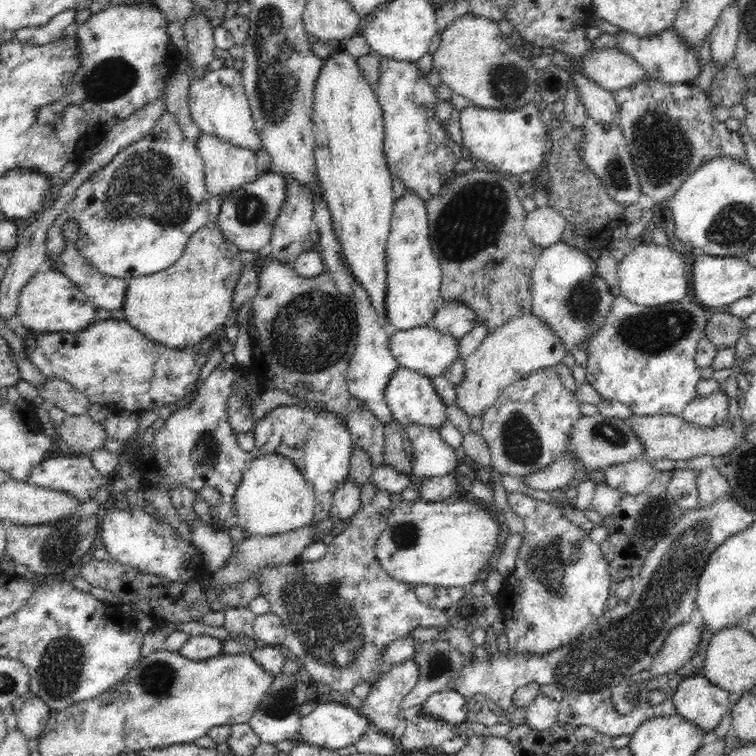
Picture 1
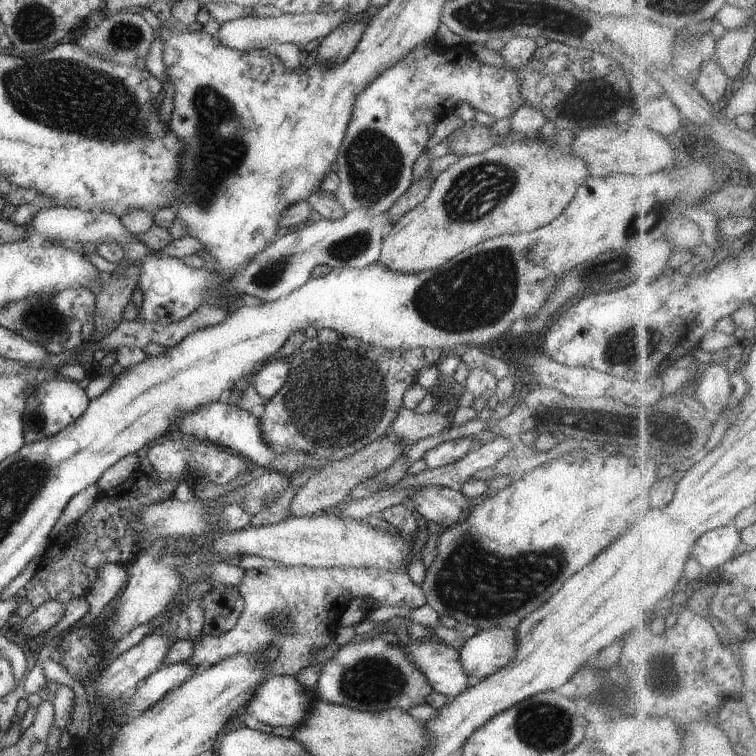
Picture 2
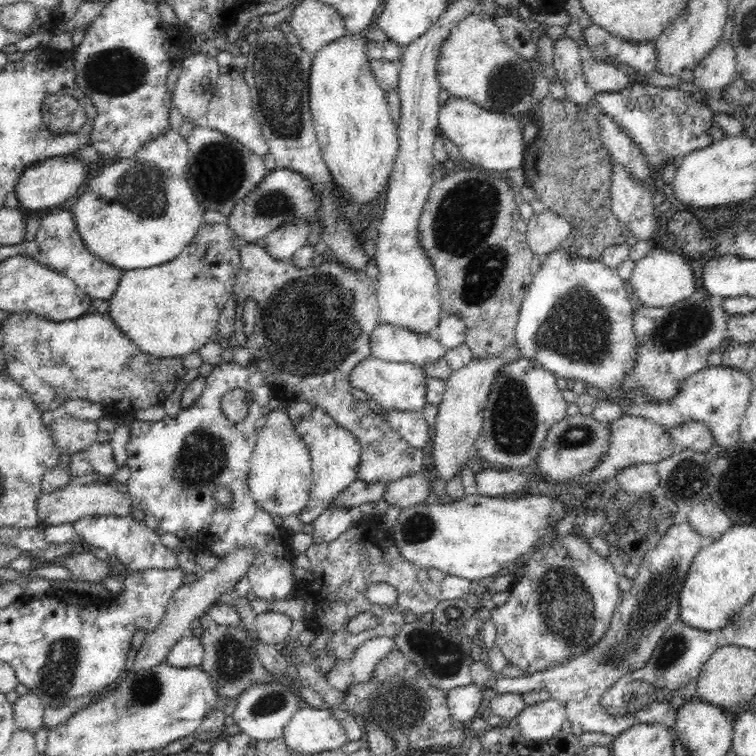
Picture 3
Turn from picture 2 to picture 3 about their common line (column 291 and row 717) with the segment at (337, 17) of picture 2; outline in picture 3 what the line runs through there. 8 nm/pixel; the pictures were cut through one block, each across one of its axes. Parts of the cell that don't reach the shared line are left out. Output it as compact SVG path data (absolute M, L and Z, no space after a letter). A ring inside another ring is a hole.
M35 693L19 696L13 704L16 728L35 733L38 728L43 726L45 708L43 700Z

